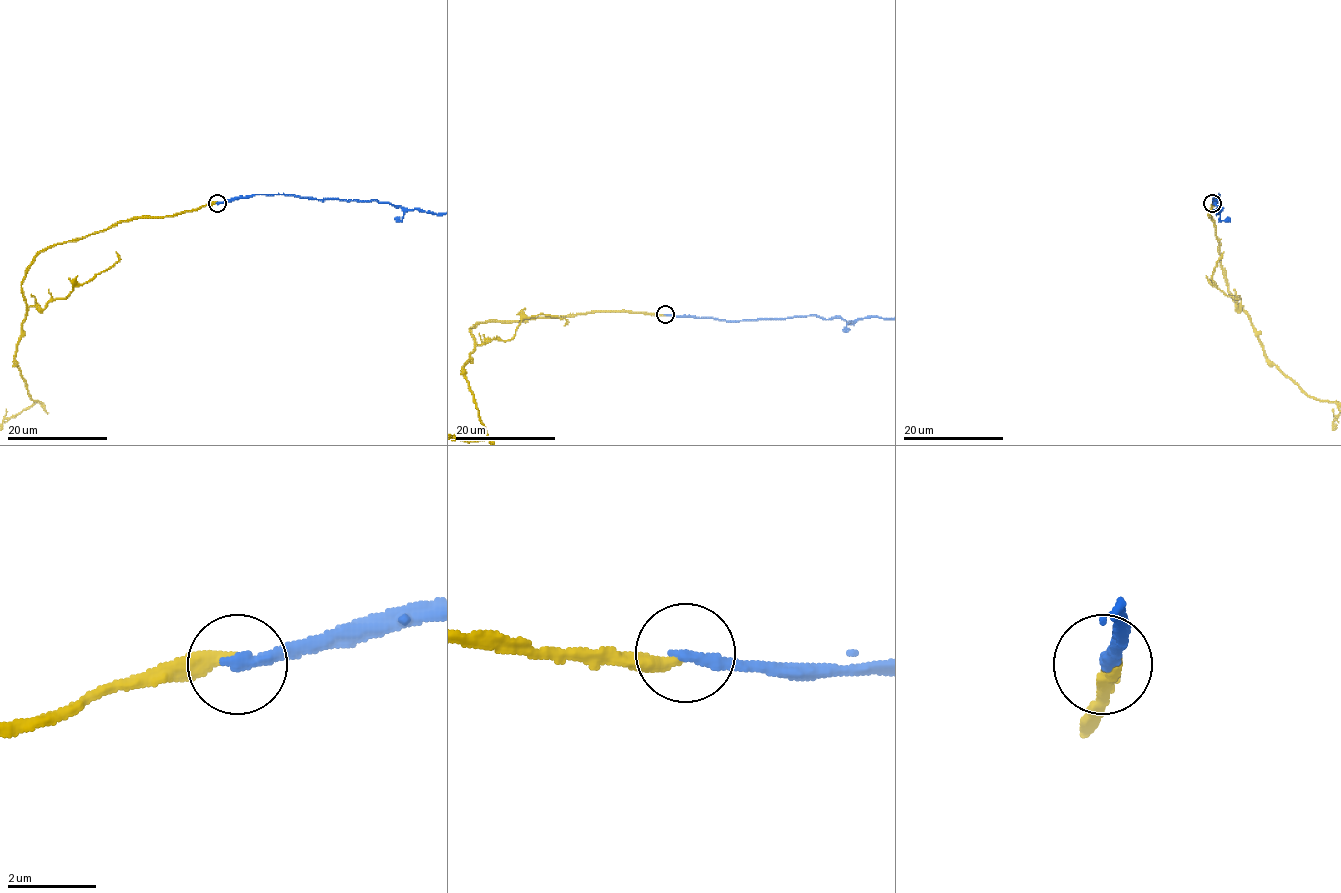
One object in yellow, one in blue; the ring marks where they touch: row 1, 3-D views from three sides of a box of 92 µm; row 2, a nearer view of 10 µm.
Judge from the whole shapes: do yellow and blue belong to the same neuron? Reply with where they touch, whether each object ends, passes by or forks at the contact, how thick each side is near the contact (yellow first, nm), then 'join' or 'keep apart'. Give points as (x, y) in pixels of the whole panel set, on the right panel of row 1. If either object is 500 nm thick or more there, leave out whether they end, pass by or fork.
at (1212, 203); yellow ends there; blue ends there; 320 nm thick on the yellow side, 280 nm on the other; keep apart

